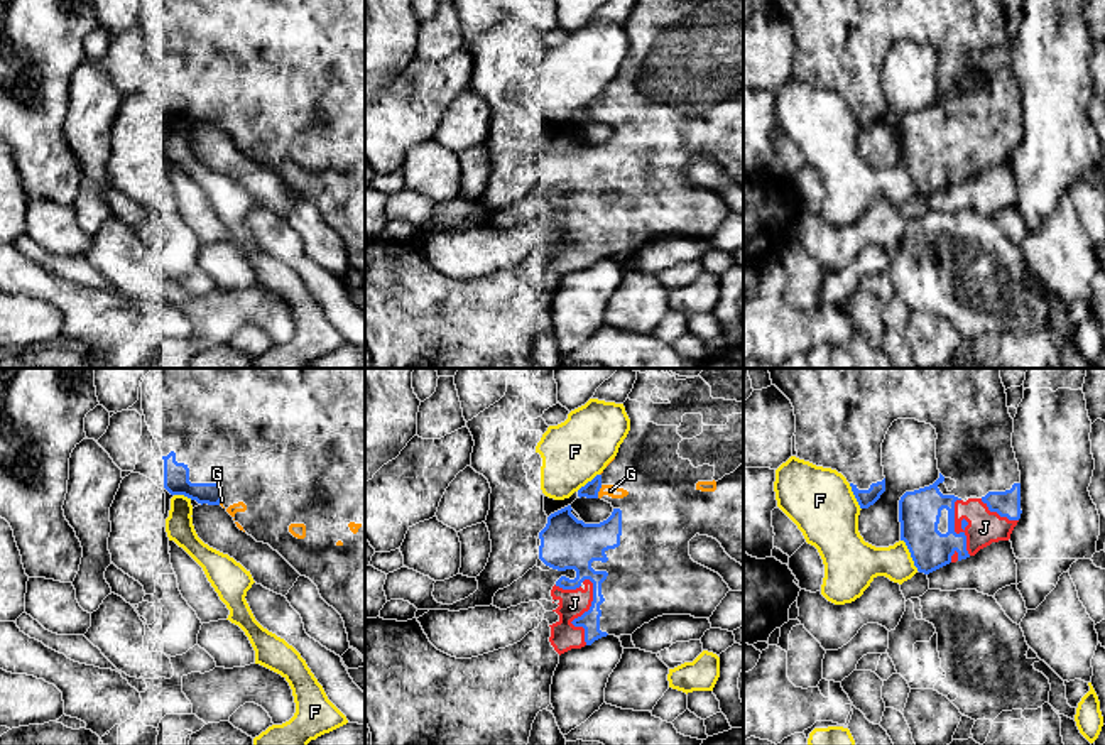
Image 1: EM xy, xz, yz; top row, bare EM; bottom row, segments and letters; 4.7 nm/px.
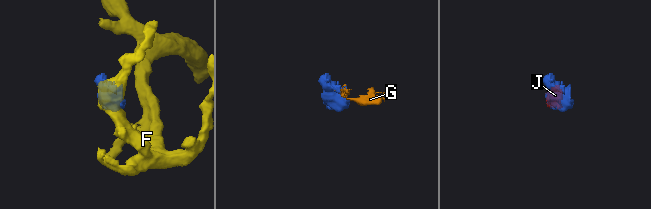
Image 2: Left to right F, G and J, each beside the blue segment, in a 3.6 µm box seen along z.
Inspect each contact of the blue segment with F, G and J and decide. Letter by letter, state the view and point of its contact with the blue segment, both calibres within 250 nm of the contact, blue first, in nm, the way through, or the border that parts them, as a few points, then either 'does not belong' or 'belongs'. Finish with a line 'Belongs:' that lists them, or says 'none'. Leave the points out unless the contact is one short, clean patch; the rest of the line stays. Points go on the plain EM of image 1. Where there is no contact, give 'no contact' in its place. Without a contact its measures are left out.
F: yz (911, 176) | 200/190 nm | does not belong
G: xz (598, 112) | 80/60 nm | belongs
J: yz (953, 151) | 200/160 nm | belongs
Belongs: G, J

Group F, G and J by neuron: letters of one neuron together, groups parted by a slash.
F / G J

